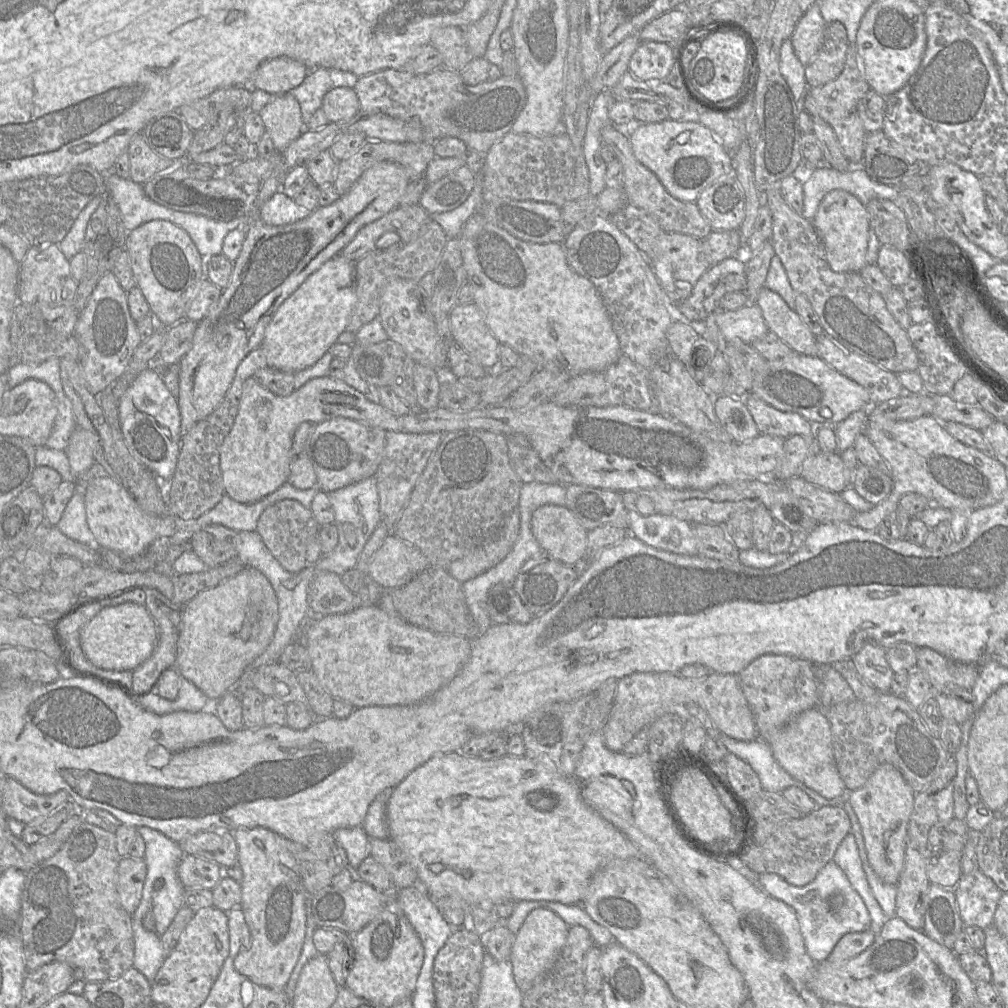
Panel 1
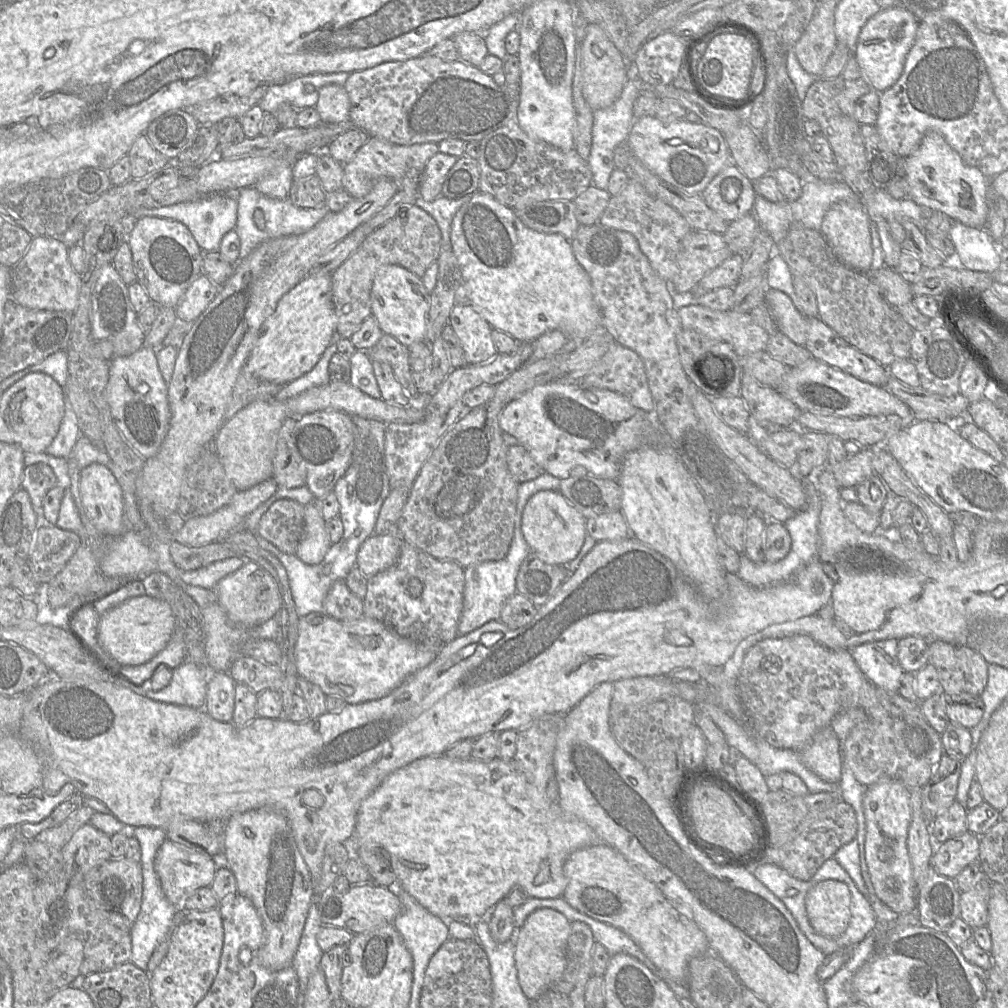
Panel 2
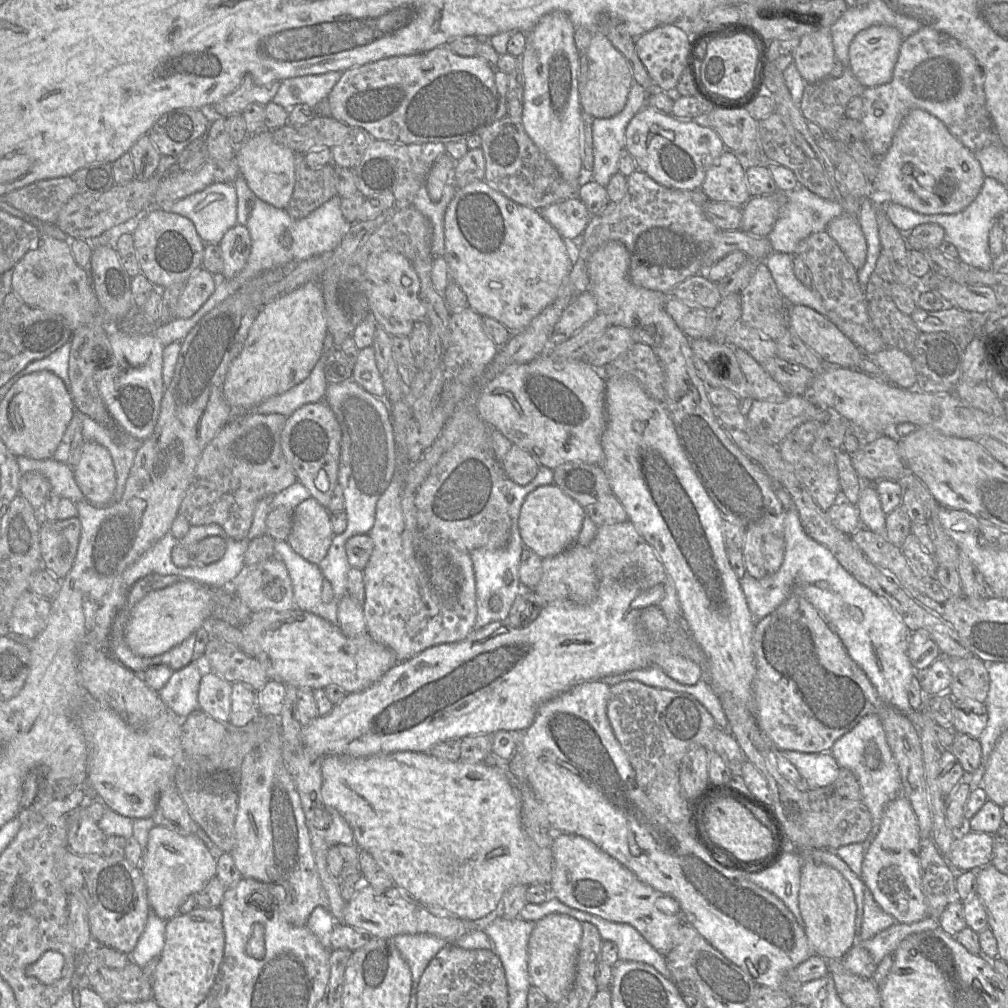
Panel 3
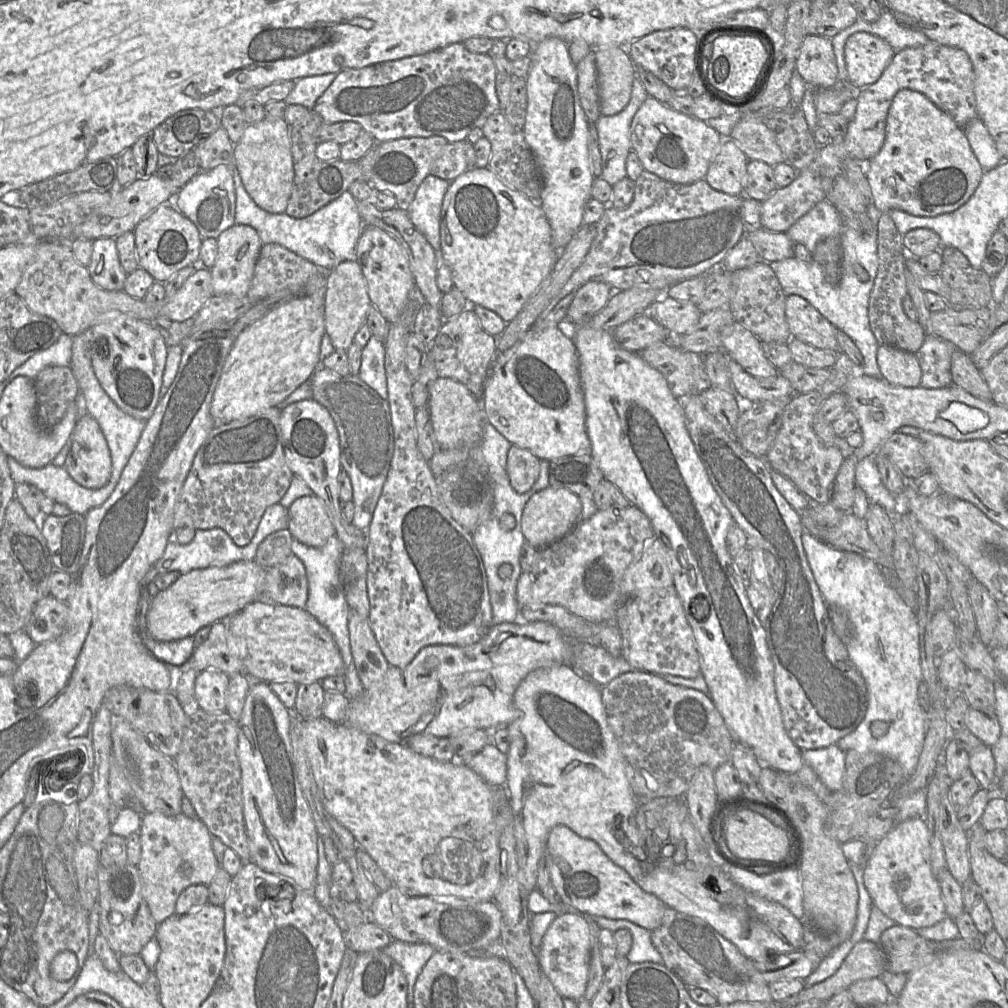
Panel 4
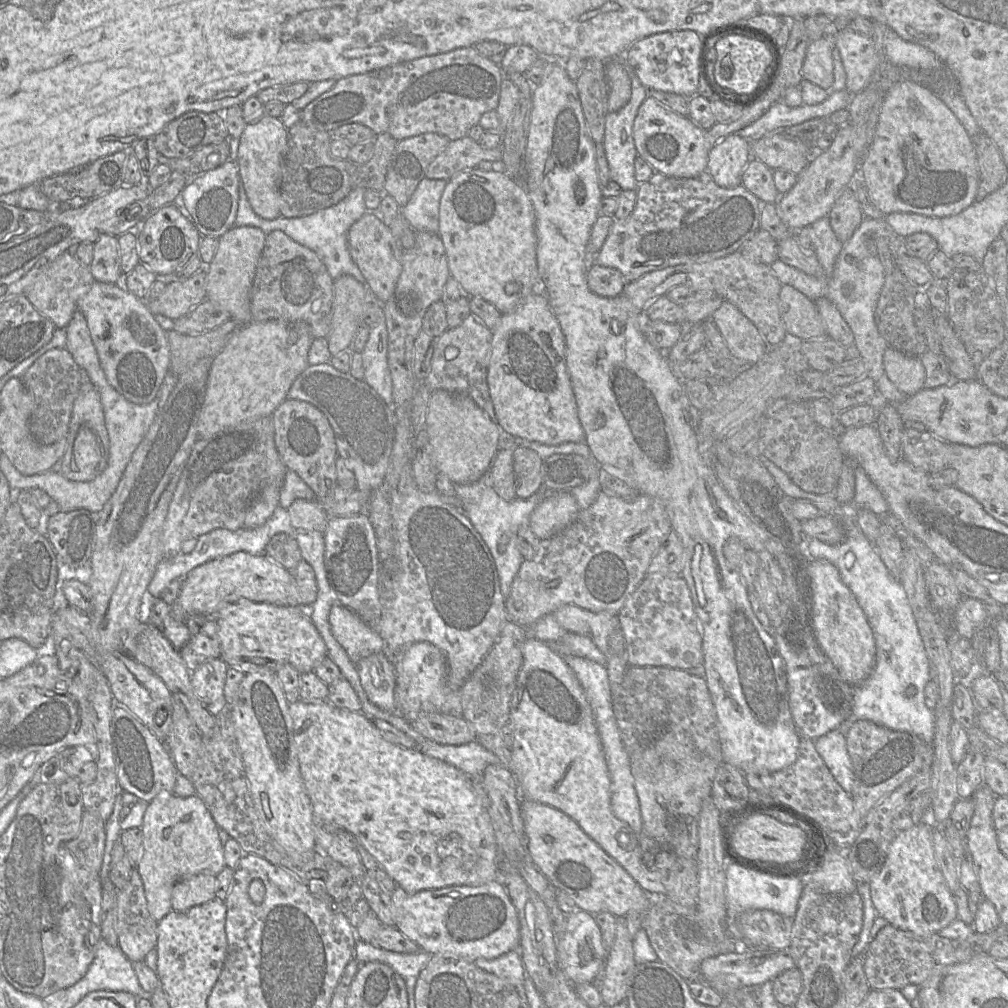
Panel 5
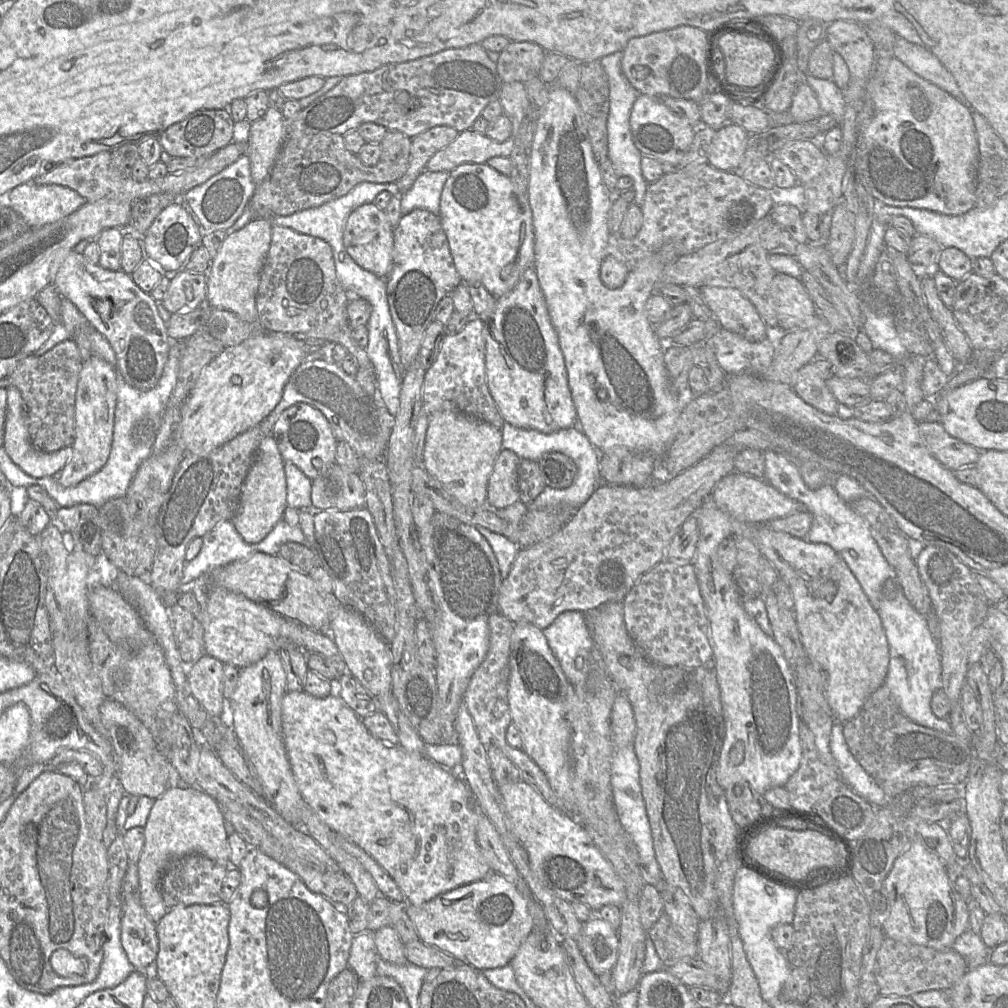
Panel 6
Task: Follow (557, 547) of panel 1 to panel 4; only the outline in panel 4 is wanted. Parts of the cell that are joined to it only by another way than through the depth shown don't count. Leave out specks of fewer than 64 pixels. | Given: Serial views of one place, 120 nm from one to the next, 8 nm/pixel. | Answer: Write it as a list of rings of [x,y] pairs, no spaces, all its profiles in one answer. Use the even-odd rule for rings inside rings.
[[[547,487],[535,493],[526,503],[521,528],[527,543],[537,549],[545,548],[566,536],[581,520],[580,497],[562,488]]]

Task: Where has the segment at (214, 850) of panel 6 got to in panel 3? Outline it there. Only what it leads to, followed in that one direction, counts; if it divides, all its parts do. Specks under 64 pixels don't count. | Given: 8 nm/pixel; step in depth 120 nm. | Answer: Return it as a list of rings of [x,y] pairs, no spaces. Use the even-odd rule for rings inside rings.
[[[155,825],[149,831],[139,868],[145,881],[151,911],[169,921],[179,913],[179,908],[187,897],[199,893],[216,876],[217,860],[197,834],[182,835]]]

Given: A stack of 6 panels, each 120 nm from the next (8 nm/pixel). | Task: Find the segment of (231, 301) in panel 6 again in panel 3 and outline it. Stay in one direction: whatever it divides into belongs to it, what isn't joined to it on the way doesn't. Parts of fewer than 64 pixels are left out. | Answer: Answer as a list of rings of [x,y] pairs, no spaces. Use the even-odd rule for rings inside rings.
[[[236,224],[229,229],[219,243],[223,258],[223,279],[237,276],[247,263],[251,251],[251,237],[248,229]]]

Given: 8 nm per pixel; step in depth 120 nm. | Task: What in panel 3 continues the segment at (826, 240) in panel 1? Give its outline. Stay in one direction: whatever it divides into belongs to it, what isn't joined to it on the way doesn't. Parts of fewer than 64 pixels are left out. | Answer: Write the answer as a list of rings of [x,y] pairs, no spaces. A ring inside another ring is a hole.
[[[844,213],[833,219],[826,231],[837,242],[854,268],[861,269],[866,262],[867,241],[858,218]]]

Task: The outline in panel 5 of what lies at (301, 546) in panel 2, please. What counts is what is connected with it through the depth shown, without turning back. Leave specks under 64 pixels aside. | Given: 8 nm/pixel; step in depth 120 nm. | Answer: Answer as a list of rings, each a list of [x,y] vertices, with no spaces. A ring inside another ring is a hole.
[[[297,499],[286,510],[296,530],[304,529],[324,534],[330,517],[317,500]]]

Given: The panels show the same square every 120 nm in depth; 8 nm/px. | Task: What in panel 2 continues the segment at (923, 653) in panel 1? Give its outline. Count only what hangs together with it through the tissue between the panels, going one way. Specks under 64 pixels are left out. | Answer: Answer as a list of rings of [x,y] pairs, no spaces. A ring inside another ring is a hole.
[[[930,640],[928,646],[928,664],[935,667],[941,684],[941,692],[945,695],[967,693],[974,696],[980,696],[986,686],[988,679],[988,663],[978,652],[965,645],[945,643],[941,640]]]

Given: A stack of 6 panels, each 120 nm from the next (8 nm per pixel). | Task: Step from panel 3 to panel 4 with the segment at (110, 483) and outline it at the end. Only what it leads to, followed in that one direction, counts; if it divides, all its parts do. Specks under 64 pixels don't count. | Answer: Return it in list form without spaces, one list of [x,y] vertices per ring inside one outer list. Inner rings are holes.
[[[89,414],[79,418],[70,436],[71,448],[63,467],[79,485],[98,489],[111,476],[111,454],[98,422]]]

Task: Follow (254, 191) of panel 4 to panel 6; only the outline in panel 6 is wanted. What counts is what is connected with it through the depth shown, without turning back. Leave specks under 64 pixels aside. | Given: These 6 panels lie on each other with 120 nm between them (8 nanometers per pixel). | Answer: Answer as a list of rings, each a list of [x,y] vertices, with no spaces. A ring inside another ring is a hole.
[[[268,107],[260,119],[251,123],[245,154],[251,162],[251,177],[259,186],[268,177],[286,140],[286,122],[282,112]]]

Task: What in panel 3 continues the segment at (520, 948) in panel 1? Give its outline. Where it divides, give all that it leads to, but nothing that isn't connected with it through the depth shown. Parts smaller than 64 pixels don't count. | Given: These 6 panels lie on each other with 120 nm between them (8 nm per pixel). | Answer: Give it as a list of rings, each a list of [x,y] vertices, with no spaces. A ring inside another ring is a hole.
[[[553,913],[536,921],[528,941],[530,985],[538,989],[554,1005],[572,989],[582,939],[582,924],[568,915]]]

